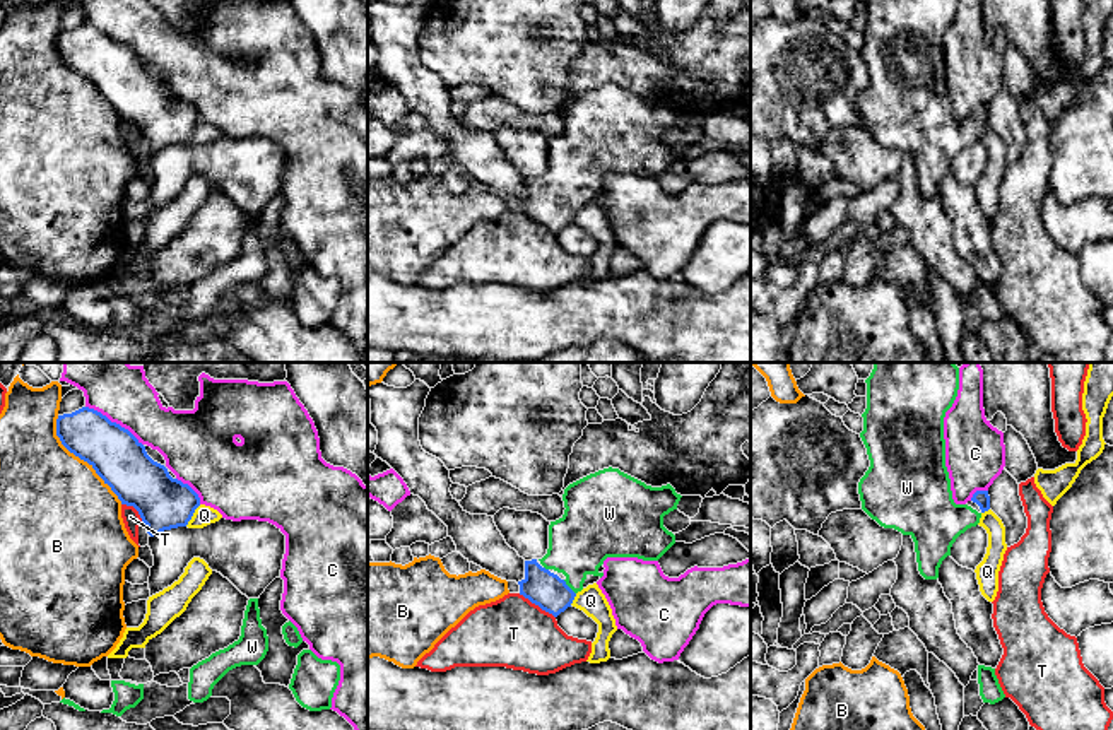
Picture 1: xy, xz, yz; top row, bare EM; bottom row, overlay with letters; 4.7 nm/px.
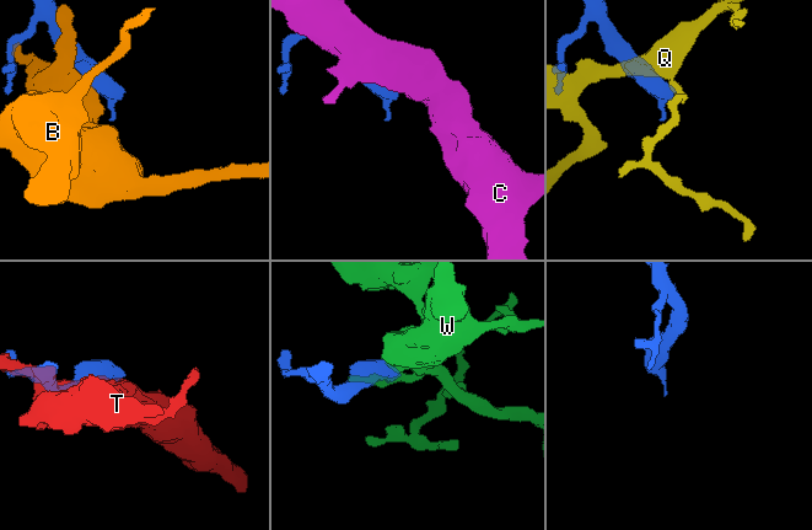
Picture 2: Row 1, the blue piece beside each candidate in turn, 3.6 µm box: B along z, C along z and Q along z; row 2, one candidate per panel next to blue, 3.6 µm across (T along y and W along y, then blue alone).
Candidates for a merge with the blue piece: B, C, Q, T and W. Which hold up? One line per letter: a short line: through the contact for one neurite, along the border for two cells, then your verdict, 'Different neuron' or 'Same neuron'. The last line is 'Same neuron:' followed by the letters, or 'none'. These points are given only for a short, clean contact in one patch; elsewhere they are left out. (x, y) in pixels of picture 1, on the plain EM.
B: Different neuron
C: Different neuron
Q: Line: xy (200, 122), (185, 142). Different neuron
T: Different neuron
W: Line: xz (544, 206), (568, 204), (575, 197), (578, 159). Same neuron
Same neuron: W

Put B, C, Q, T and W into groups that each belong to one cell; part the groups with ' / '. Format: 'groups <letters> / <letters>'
groups B / C / Q / T / W

